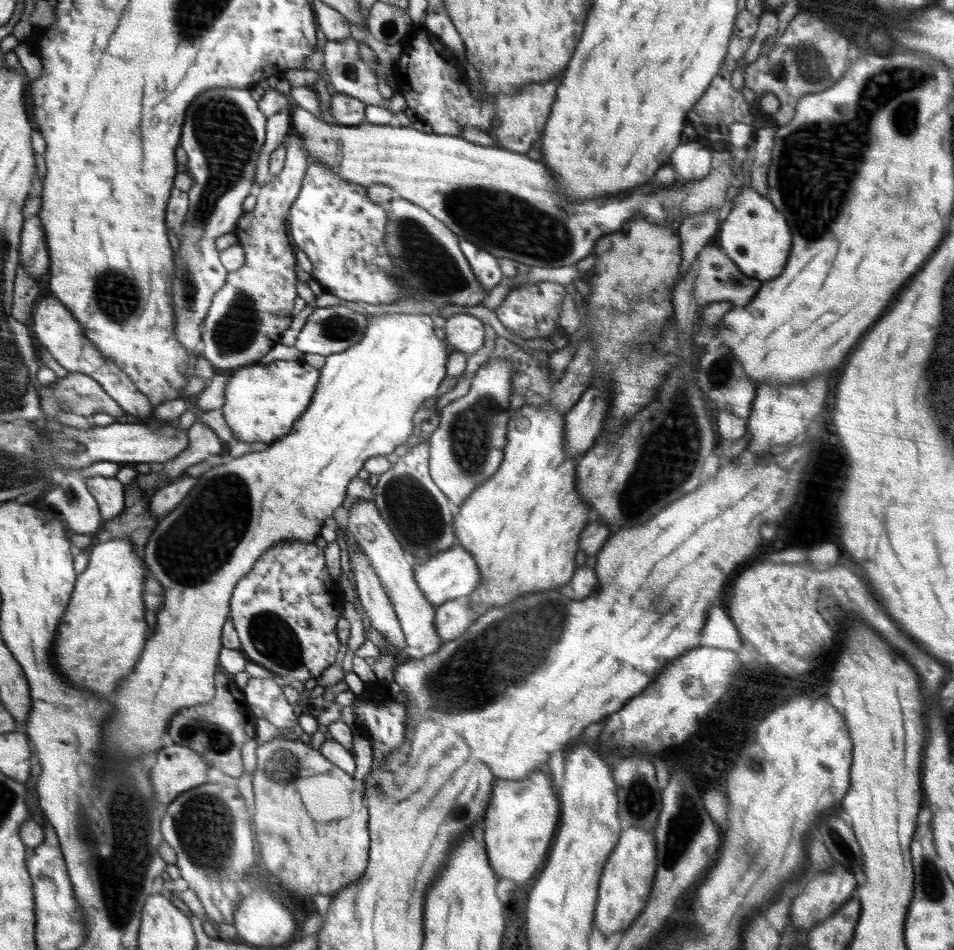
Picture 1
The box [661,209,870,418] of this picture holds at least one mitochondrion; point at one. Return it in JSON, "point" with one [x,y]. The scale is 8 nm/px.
{"point":[719,373]}

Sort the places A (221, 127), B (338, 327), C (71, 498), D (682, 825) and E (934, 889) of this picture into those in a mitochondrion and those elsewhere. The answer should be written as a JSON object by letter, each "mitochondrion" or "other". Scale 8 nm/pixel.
{"A":"mitochondrion","B":"mitochondrion","C":"mitochondrion","D":"mitochondrion","E":"mitochondrion"}

